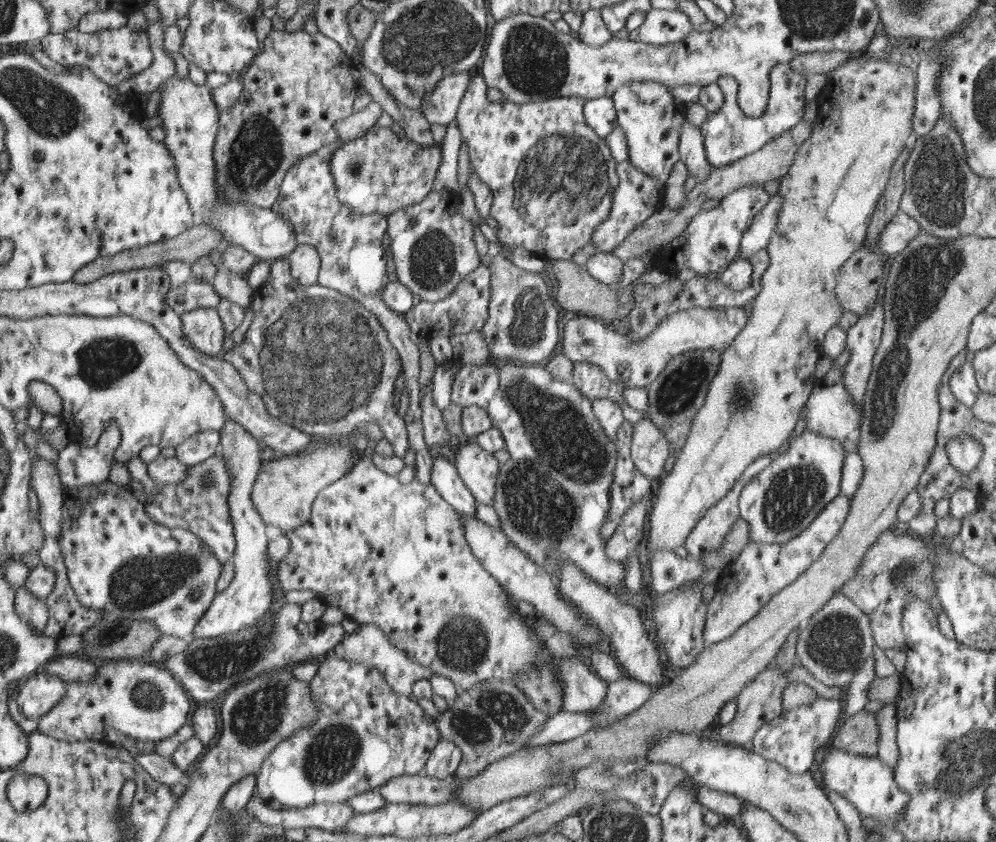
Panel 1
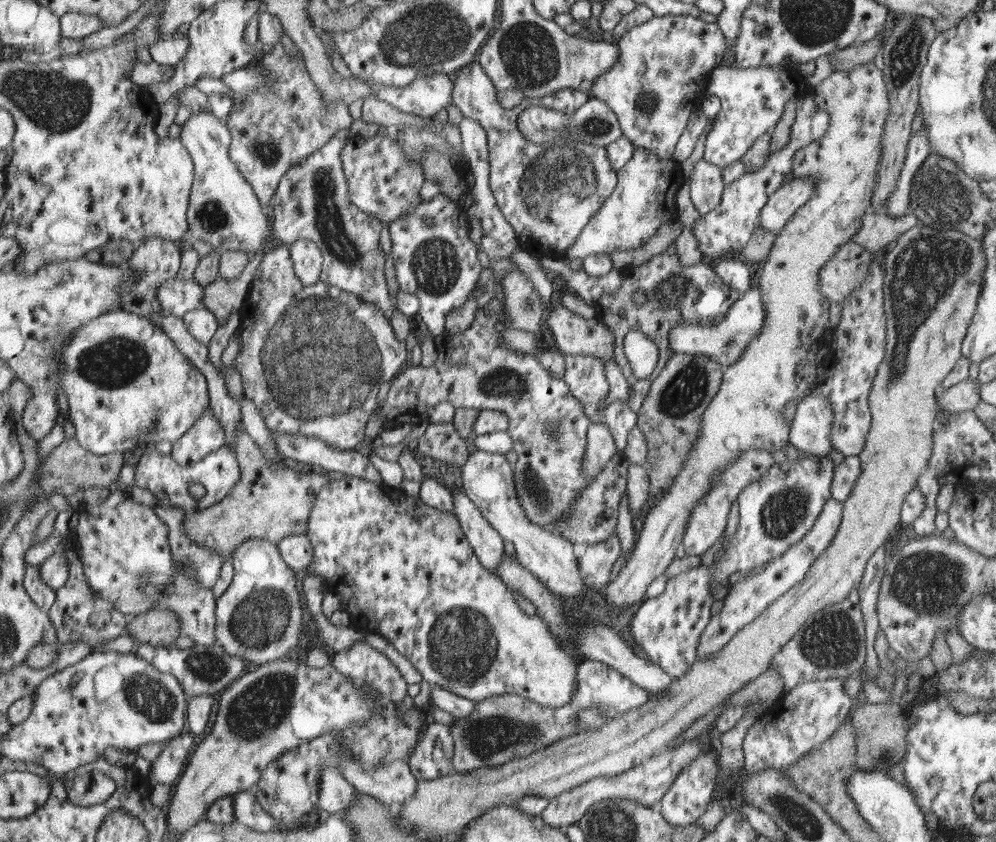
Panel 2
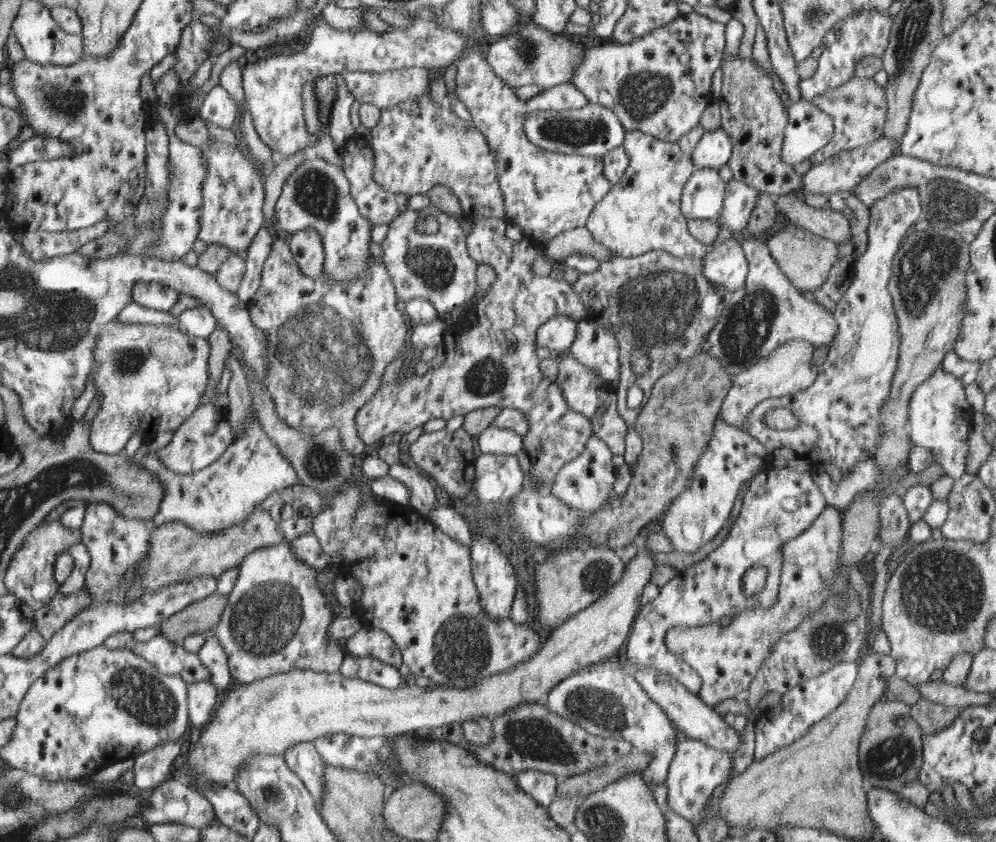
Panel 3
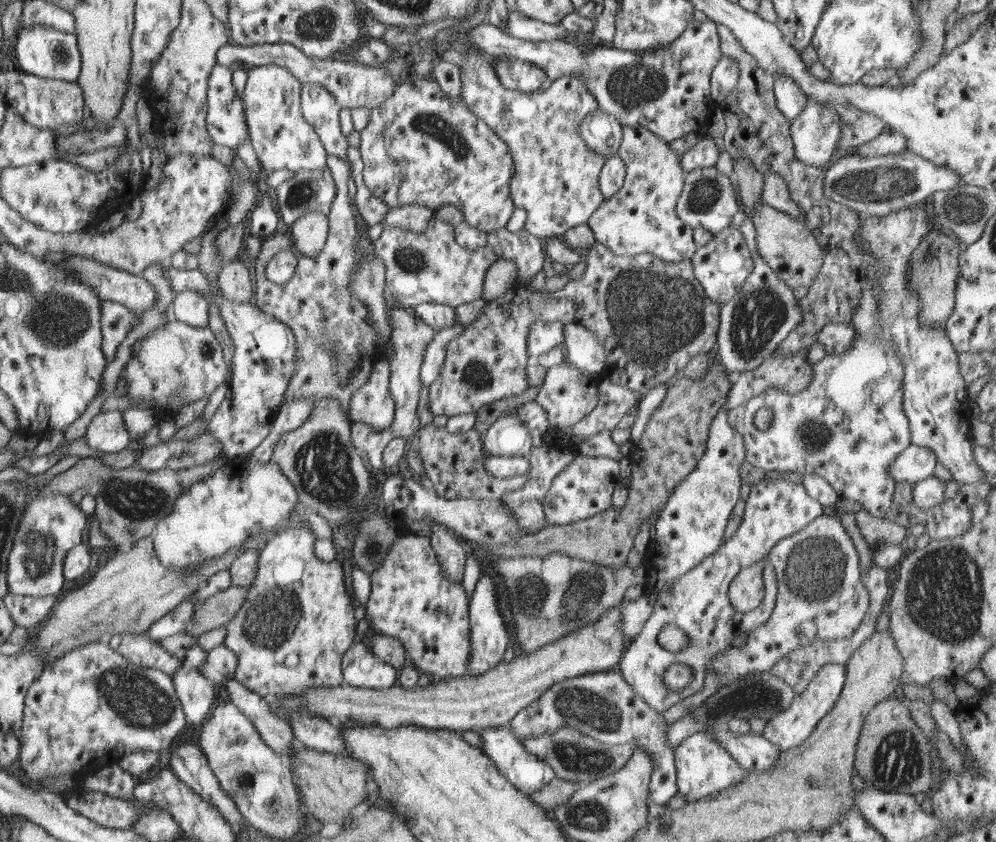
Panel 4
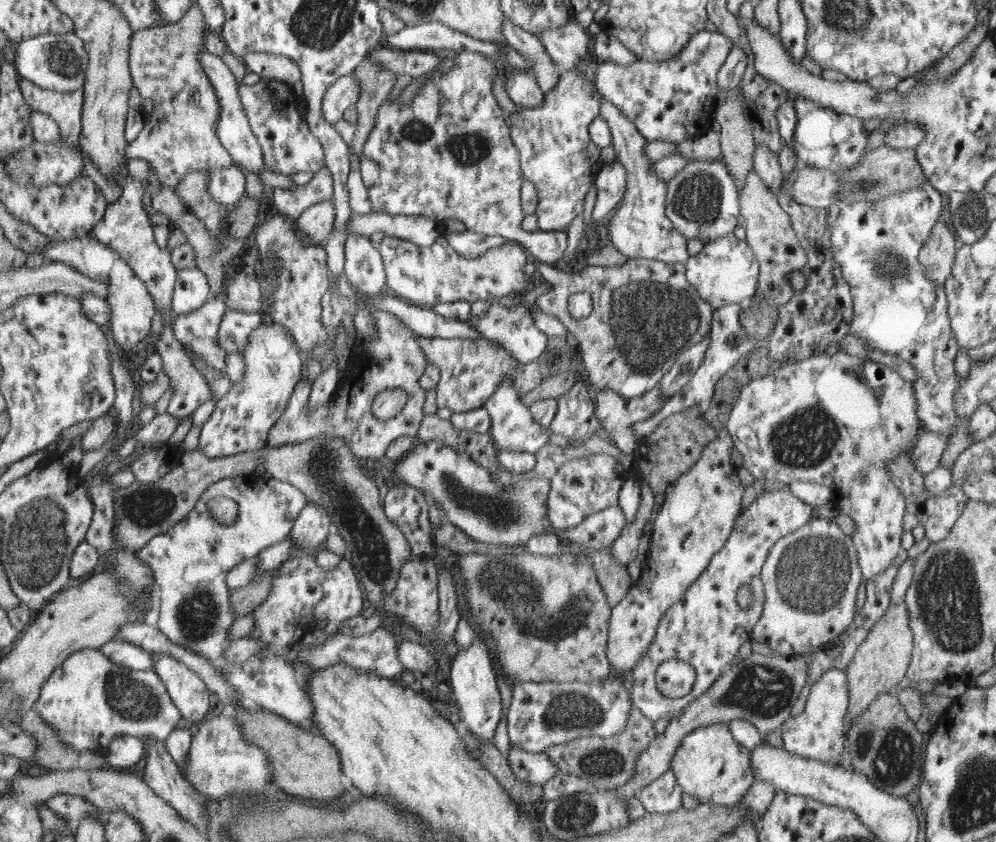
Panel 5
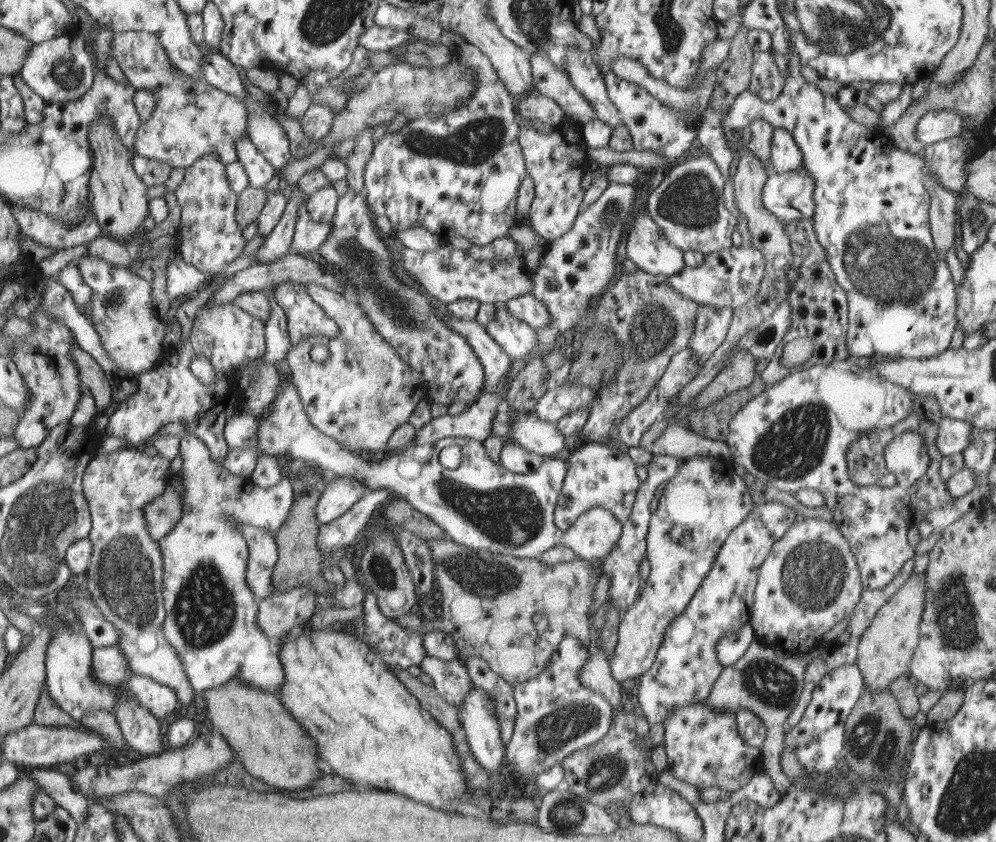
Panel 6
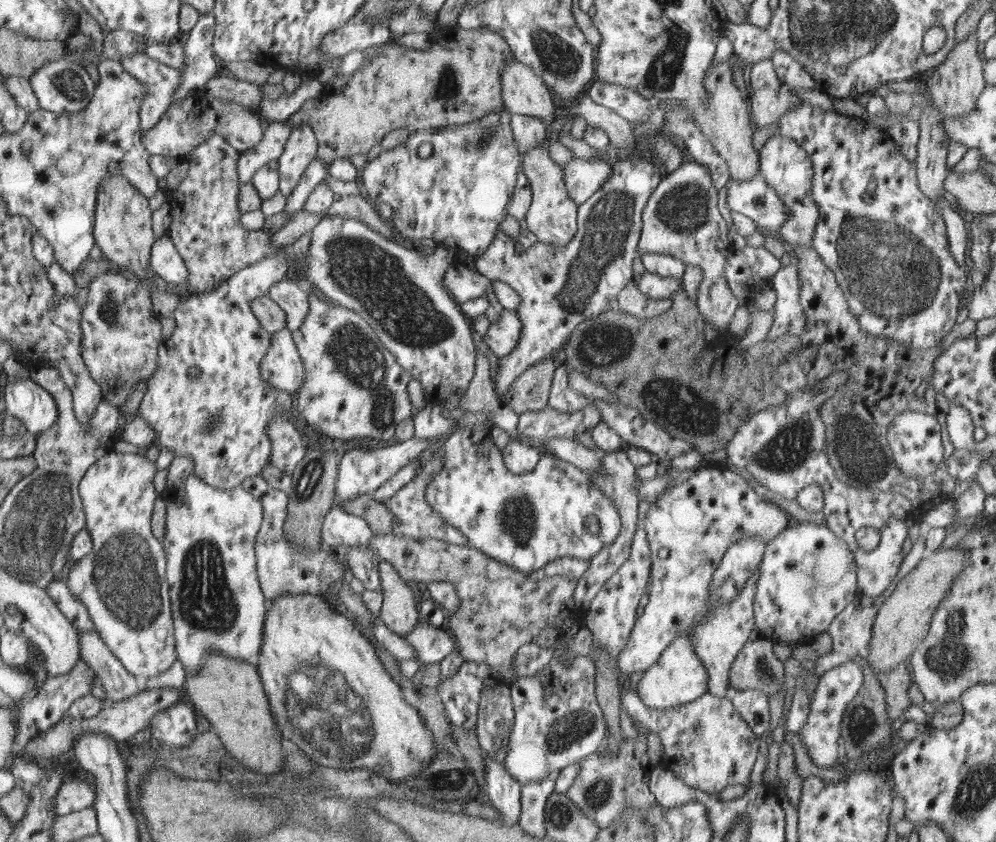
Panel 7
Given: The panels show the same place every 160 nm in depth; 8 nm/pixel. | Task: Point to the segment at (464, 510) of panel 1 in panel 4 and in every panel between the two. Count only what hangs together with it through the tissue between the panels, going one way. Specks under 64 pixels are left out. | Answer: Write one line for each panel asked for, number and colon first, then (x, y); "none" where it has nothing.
2: (489, 545)
3: (495, 579)
4: (490, 635)

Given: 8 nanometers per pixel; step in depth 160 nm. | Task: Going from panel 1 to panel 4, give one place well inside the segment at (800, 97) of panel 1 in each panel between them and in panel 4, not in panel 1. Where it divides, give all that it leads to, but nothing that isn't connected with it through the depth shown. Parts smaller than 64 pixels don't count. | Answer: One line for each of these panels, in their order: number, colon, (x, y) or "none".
2: (753, 100)
3: (713, 151)
4: (705, 154)

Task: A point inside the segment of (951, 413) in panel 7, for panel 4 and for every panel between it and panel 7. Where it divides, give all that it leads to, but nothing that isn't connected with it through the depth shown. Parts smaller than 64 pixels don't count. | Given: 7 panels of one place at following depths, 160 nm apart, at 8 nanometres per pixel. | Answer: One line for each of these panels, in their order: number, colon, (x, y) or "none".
4: (916, 463)
5: (929, 447)
6: (954, 436)

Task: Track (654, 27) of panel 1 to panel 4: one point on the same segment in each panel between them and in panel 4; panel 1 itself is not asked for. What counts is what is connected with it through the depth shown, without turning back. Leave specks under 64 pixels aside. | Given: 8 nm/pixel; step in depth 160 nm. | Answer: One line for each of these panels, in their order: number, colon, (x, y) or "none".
2: (659, 80)
3: (660, 84)
4: (666, 93)

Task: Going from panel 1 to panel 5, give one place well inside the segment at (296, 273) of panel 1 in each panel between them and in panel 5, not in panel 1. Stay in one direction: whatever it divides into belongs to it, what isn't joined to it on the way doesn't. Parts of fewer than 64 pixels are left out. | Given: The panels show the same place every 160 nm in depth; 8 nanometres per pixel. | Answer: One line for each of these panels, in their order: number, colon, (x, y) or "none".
2: (308, 261)
3: (307, 246)
4: (310, 233)
5: (317, 221)

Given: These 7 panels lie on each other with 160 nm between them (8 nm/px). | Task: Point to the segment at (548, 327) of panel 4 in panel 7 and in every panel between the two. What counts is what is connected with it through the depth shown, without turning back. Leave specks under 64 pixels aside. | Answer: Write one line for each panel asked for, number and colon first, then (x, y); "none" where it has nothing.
5: (514, 327)
6: (517, 339)
7: (502, 336)

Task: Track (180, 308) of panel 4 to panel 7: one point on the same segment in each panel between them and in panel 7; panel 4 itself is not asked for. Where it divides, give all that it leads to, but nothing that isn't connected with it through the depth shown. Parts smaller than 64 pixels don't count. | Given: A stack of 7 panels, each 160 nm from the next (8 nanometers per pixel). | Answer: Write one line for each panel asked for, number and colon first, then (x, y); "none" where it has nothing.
5: (191, 289)
6: (183, 279)
7: (166, 261)

